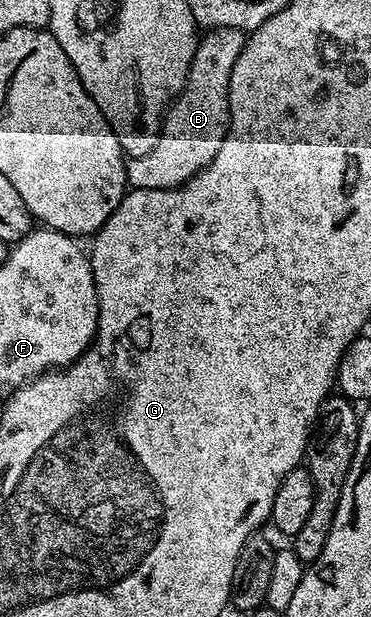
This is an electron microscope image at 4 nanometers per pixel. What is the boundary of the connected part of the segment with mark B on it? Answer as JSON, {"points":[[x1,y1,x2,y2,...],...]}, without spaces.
{"points":[[218,27,207,29,199,37,186,87,167,109,152,152,127,161,126,180,133,189,171,190,212,164,216,152,220,152,220,144,224,144,226,133,230,131,228,80,232,80,232,67,246,39,247,35,236,28]]}

